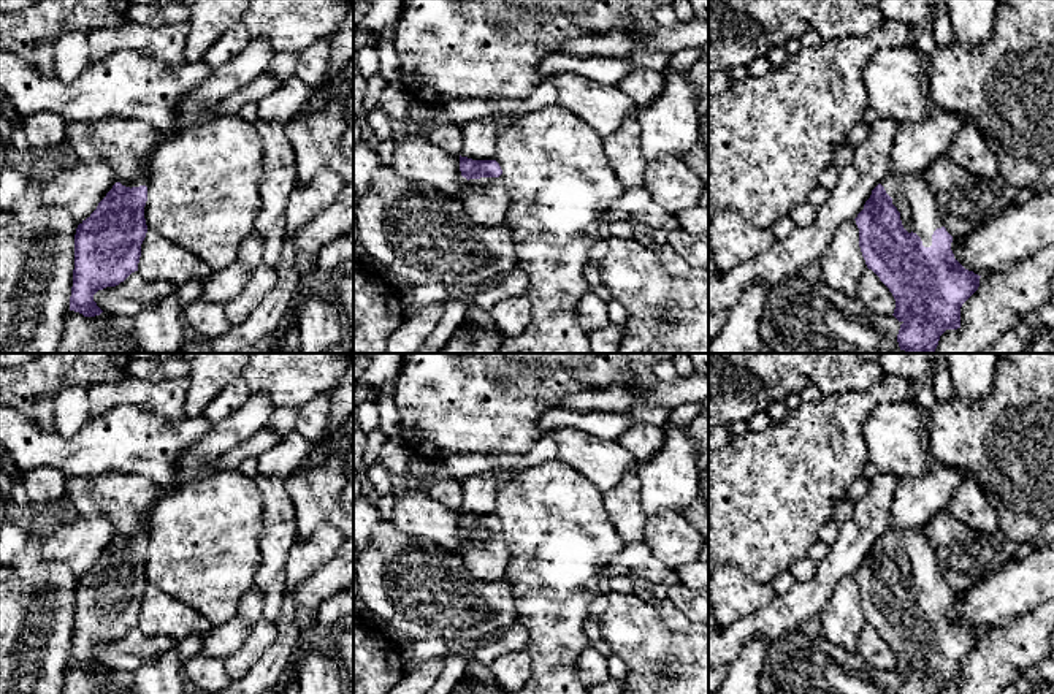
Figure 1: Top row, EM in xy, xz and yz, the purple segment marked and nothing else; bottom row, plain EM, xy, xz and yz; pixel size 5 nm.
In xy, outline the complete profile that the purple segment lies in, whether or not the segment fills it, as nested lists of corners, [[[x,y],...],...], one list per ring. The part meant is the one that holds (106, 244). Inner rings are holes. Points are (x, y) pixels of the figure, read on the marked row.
[[[152,152],[146,155],[135,179],[116,182],[97,209],[78,225],[70,311],[84,317],[100,315],[103,311],[94,295],[119,285],[138,271],[147,233],[144,206],[151,155]]]

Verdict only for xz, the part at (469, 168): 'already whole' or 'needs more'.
needs more

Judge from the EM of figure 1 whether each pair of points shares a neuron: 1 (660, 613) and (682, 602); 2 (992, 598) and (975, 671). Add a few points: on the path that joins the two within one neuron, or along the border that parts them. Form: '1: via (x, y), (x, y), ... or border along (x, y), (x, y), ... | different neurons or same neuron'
1: border along (666, 598), (691, 620) | different neurons
2: border along (1019, 617), (1005, 625), (981, 631) | different neurons

